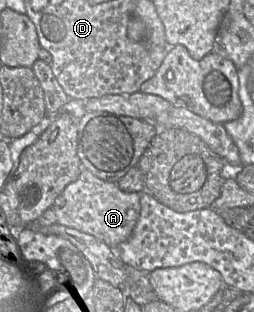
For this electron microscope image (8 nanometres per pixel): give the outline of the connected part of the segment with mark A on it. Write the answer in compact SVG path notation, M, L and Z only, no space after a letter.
M82 169L78 179L70 183L56 198L52 210L57 216L57 223L90 234L109 247L116 247L132 234L140 216L140 193L122 191L117 183L102 180L87 169Z

